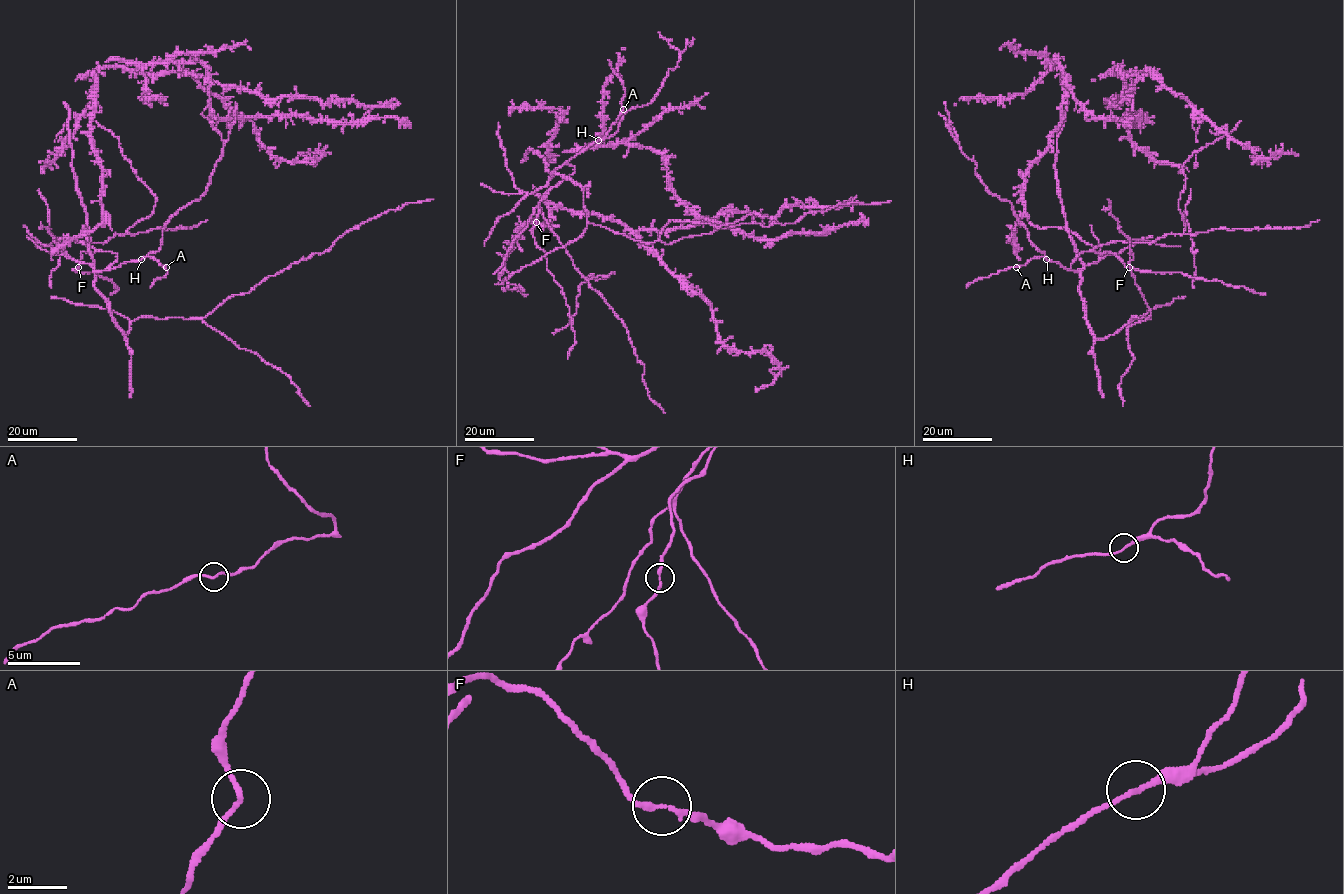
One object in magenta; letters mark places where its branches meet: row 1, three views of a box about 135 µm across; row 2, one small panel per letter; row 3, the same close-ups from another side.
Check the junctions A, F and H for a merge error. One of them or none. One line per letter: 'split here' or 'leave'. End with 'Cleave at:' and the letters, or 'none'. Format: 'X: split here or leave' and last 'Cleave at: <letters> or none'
A: leave
F: leave
H: leave
Cleave at: none

